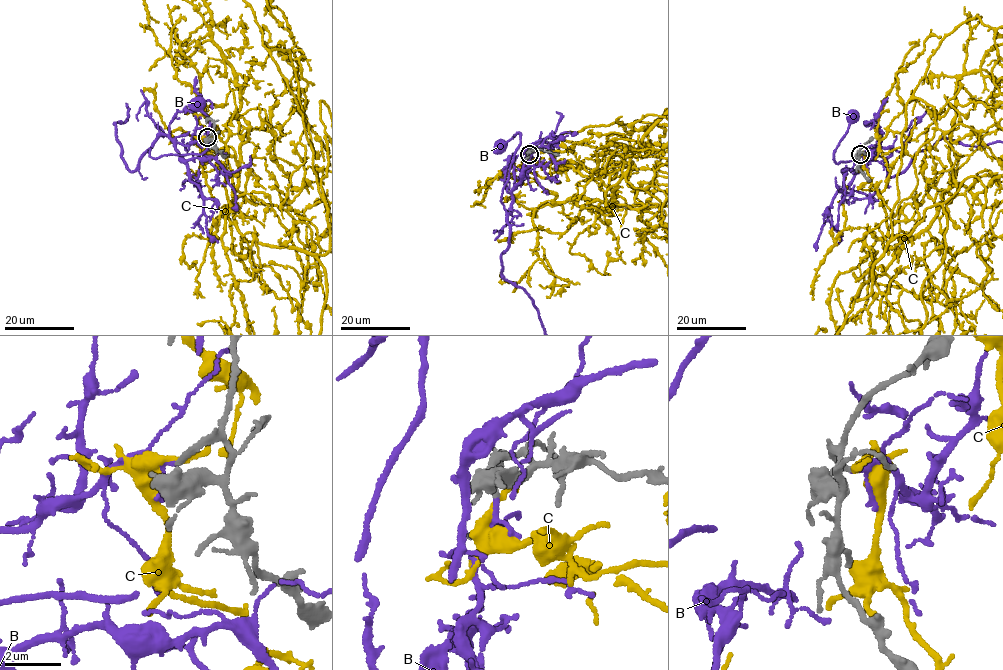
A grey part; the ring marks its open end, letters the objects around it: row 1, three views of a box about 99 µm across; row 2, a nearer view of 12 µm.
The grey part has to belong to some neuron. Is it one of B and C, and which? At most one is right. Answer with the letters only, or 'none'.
B

